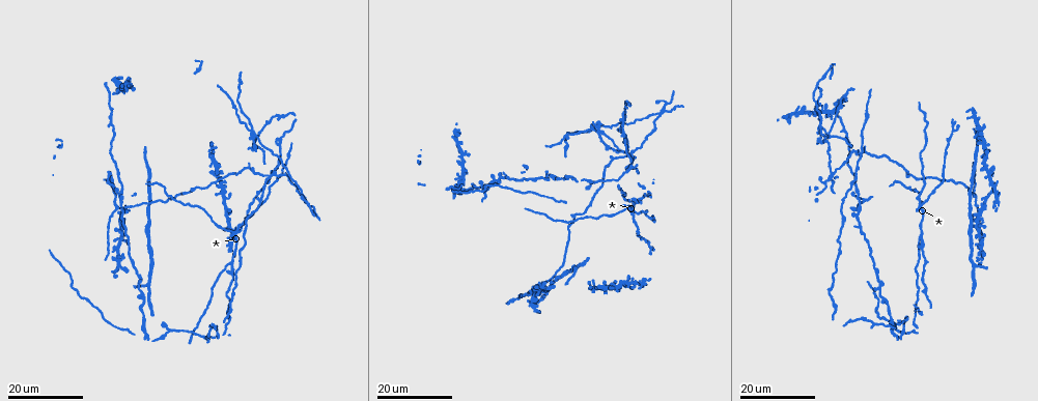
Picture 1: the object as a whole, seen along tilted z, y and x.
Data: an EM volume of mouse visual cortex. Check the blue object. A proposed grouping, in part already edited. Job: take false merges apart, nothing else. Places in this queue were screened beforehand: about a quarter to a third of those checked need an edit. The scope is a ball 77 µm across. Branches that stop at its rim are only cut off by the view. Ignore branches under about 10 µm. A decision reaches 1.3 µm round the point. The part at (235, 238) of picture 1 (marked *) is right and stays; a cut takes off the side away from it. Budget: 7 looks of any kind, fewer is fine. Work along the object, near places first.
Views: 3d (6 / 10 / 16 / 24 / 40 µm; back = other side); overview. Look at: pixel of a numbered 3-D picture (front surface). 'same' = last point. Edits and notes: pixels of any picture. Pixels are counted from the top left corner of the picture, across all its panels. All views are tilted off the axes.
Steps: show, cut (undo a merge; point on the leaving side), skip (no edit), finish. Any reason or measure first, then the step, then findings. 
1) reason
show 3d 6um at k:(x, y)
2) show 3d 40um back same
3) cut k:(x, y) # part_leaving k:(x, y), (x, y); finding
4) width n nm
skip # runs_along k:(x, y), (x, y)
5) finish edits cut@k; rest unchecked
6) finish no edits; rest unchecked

sudden change in width
show 3d 16um at 1:(920, 230)

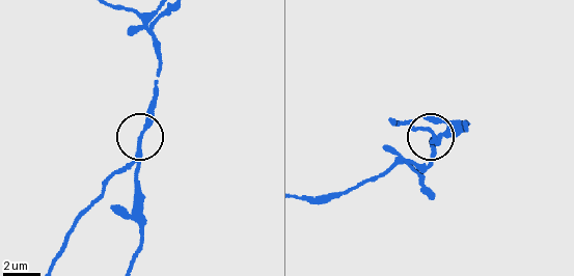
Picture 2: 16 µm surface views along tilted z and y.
show 3d 6um at 2:(433, 142)

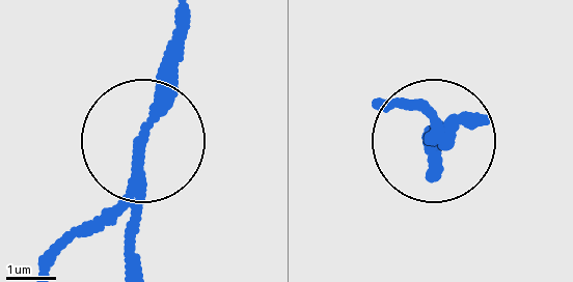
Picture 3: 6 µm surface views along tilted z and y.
cut 3:(136, 262) # part_leaving 3:(134, 191), (134, 258); two neurons meet here

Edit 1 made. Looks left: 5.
show overview

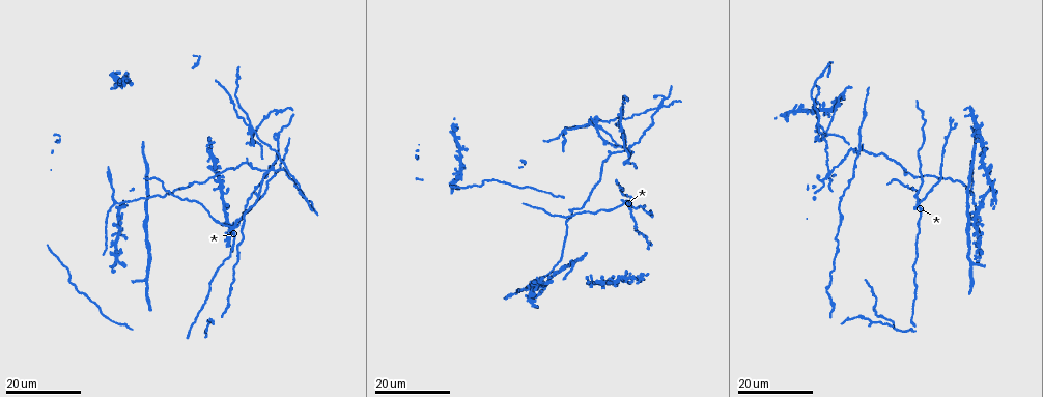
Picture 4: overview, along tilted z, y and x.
four arms meet
show 3d 24um at 4:(859, 154)

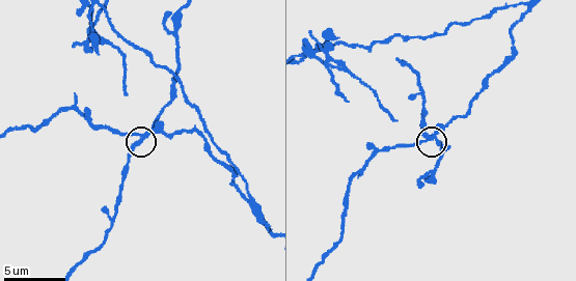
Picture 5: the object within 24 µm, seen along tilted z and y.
show 3d 10um at 5:(430, 137)

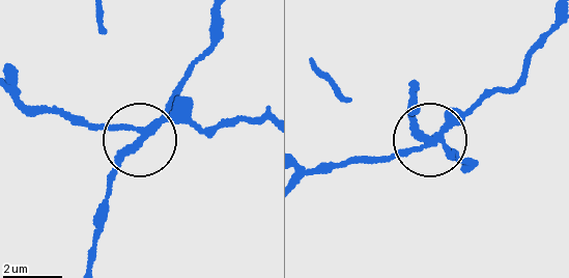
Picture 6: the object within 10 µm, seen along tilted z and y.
width 210 nm
cut 6:(448, 158) # part_leaving 6:(439, 140), (419, 124), (417, 88); a second neuron is stuck on

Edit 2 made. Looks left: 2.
four-way junction
show 3d 16um at 4:(919, 203)

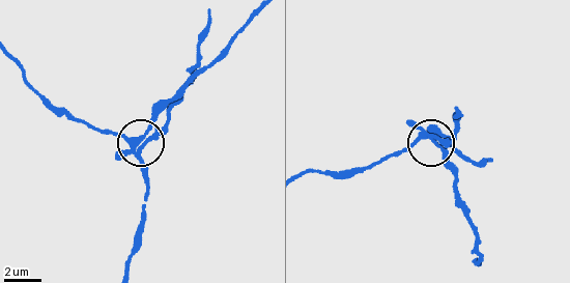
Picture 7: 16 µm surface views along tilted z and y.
show 3d 6um at 7:(142, 137)

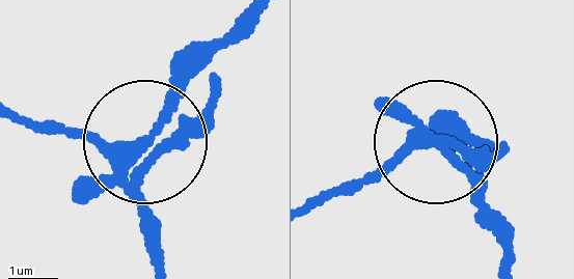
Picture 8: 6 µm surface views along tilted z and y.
width 250 nm
cut 8:(181, 145) # two neurons meet here

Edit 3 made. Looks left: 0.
finish edits cut@3, cut@6, cut@8; rest unchecked

